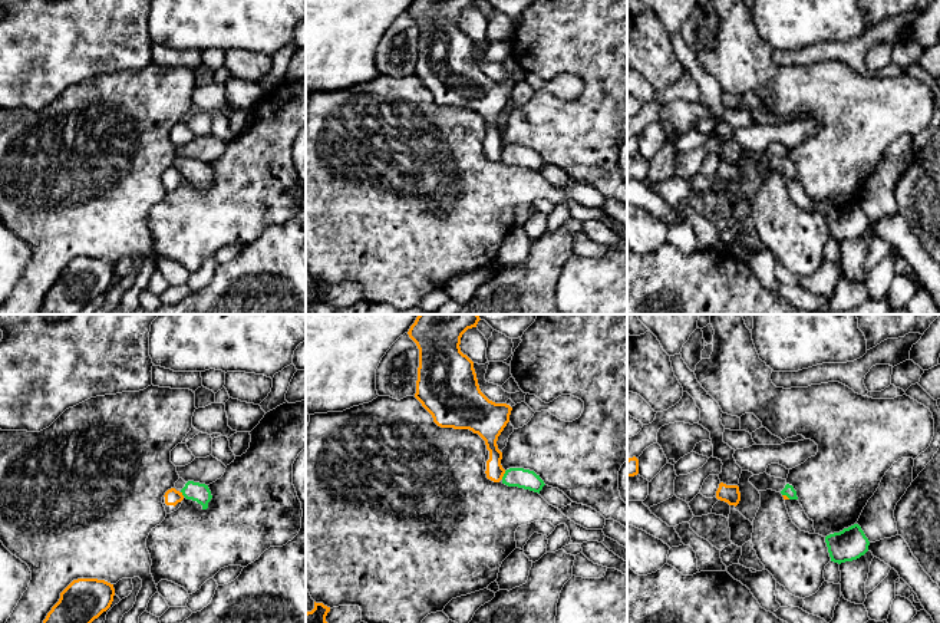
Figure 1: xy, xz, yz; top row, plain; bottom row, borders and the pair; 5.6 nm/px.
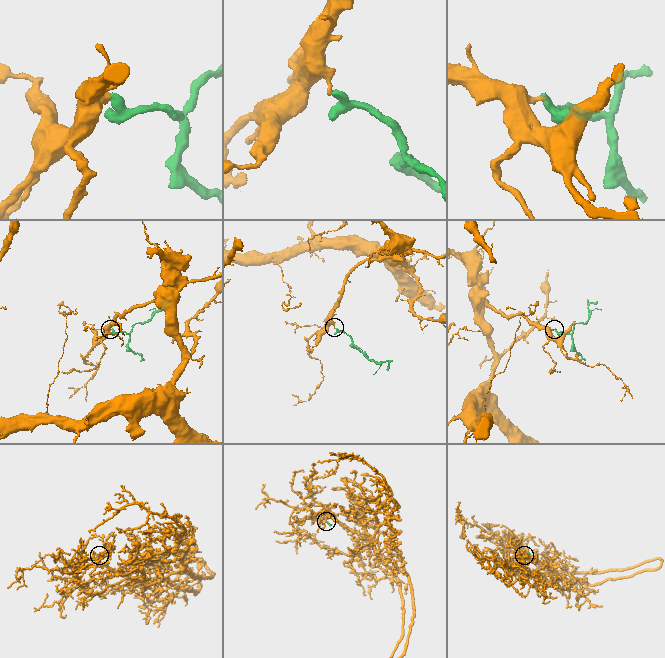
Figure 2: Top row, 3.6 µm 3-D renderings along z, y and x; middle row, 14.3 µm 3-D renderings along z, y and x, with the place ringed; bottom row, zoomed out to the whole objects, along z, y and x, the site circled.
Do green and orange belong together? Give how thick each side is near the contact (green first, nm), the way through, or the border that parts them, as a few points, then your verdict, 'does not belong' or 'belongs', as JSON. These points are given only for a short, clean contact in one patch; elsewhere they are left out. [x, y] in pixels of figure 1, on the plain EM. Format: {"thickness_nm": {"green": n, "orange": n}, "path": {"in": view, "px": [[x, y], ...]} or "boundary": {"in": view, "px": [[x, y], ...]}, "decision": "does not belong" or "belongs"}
{"thickness_nm": {"green": 110, "orange": 100}, "path": {"in": "xz", "px": [[514, 155], [504, 154], [494, 144], [490, 112]]}, "decision": "belongs"}

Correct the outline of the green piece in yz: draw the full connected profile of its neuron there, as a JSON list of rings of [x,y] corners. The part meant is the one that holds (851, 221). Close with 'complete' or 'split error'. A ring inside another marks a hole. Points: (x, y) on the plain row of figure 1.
[[[858,202],[825,215],[831,240],[845,241],[860,237],[868,230],[870,220]]]; complete

